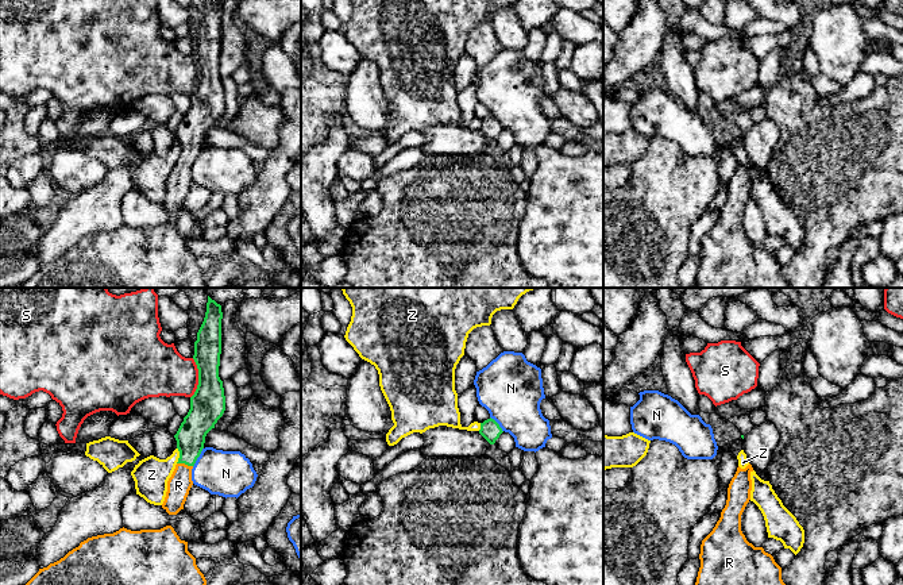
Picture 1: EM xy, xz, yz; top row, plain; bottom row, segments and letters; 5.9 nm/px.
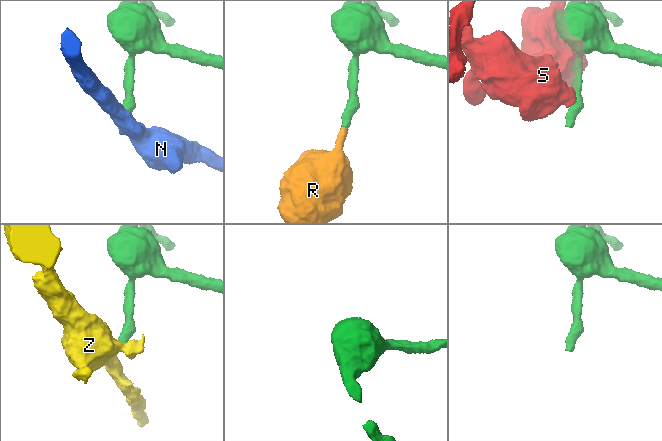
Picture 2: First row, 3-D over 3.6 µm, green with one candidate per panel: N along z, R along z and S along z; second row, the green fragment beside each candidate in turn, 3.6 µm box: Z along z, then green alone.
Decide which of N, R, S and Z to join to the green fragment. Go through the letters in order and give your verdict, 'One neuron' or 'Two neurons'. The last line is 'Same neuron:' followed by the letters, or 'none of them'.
N: Two neurons
R: One neuron
S: Two neurons
Z: Two neurons
Same neuron: R

